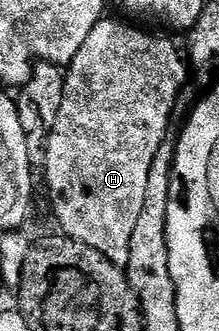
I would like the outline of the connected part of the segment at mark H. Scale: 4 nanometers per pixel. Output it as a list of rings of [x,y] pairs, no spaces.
[[[104,17],[97,25],[93,25],[93,33],[85,45],[81,45],[77,57],[66,68],[63,80],[63,96],[61,97],[61,113],[57,113],[57,121],[53,121],[51,135],[45,141],[47,147],[47,187],[51,190],[51,207],[55,210],[55,219],[59,222],[58,230],[71,239],[81,241],[97,249],[118,267],[126,268],[129,261],[129,241],[133,241],[133,228],[137,226],[137,220],[141,218],[141,208],[145,205],[145,188],[149,186],[149,169],[153,165],[153,157],[157,157],[157,149],[165,142],[163,135],[167,126],[171,123],[171,110],[179,99],[179,90],[187,79],[188,64],[179,56],[175,43],[171,39],[162,39],[159,35],[150,35],[142,26],[130,27],[119,19]]]

